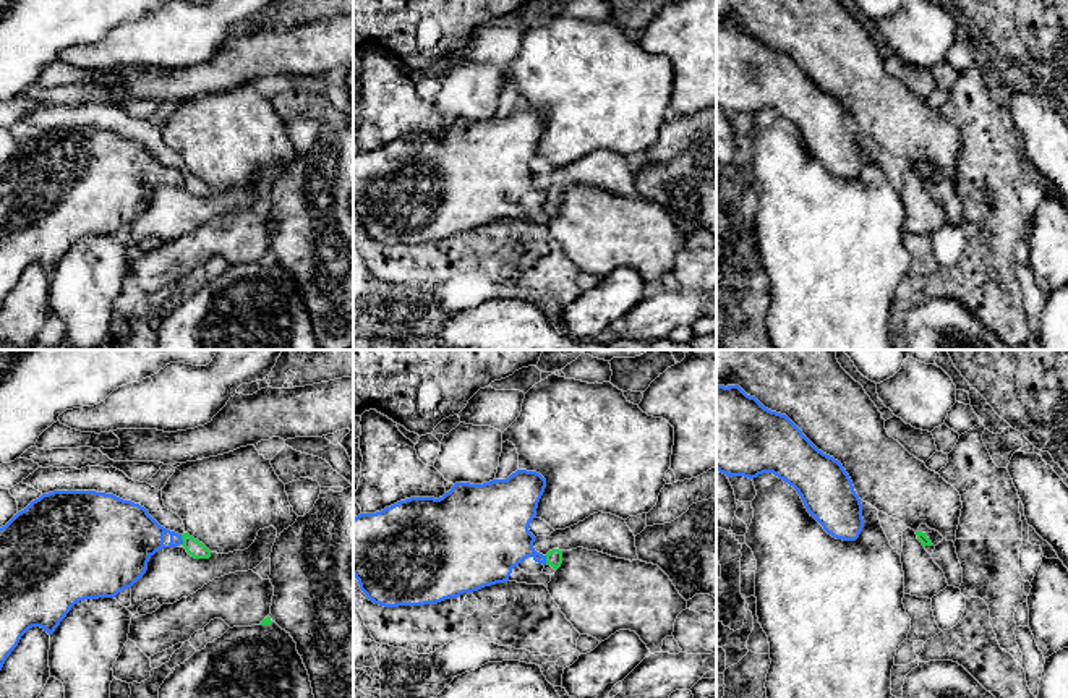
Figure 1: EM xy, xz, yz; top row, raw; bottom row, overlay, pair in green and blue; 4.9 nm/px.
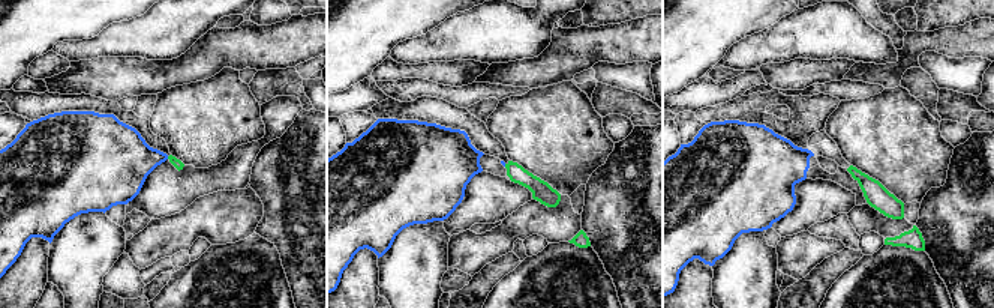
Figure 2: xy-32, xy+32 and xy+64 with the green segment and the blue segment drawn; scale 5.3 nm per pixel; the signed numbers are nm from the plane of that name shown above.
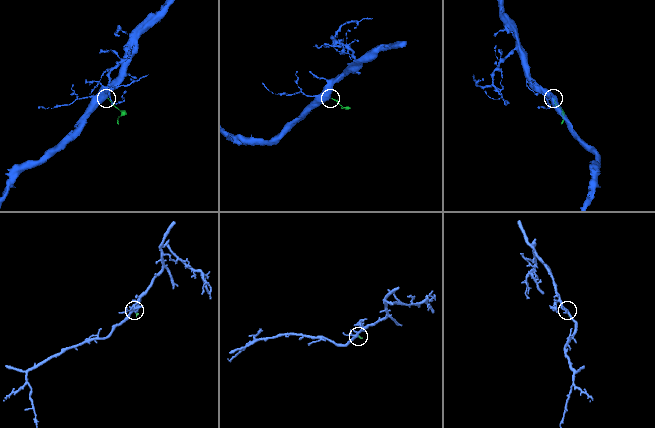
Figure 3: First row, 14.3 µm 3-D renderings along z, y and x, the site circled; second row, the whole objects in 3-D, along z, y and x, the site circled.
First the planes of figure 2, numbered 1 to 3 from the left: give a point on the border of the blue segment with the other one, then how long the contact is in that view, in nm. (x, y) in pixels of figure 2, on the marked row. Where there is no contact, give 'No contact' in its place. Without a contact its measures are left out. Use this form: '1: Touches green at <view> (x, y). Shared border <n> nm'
1: No contact
2: No contact
3: No contact

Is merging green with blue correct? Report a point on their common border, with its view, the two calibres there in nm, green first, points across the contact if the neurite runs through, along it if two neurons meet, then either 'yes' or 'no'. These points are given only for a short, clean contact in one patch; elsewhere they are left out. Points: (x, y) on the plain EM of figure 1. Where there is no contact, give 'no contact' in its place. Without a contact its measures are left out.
contact xz (546, 198); calibres 80 and 300 nm; border xz (545, 193), (546, 201); no

